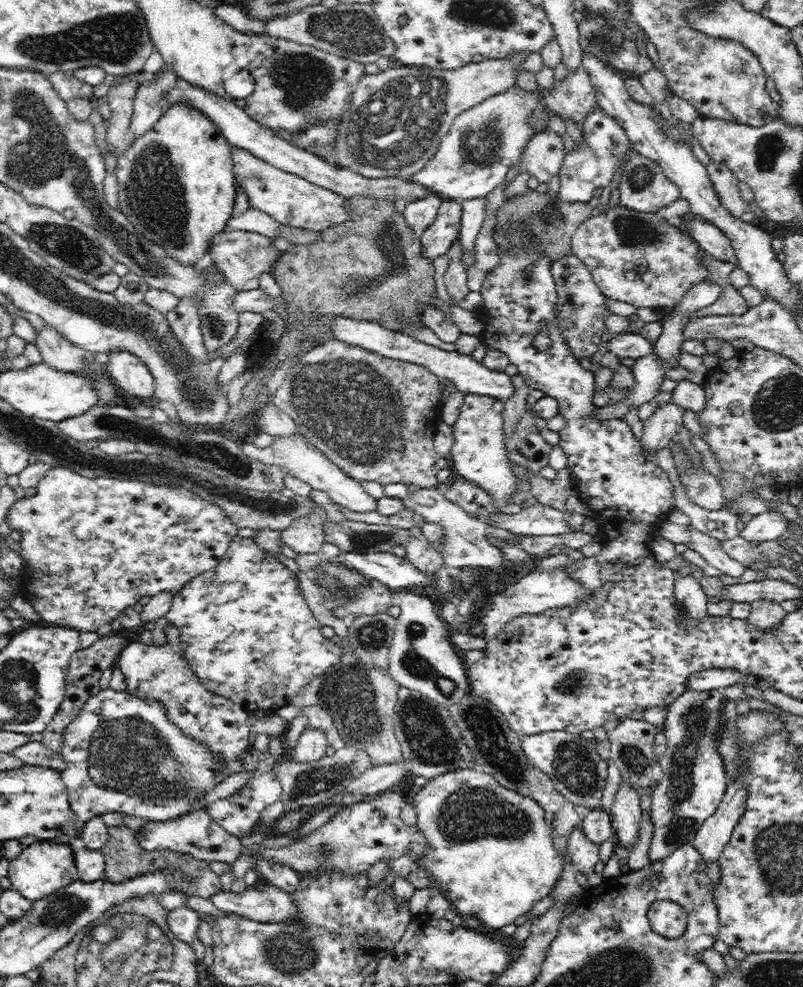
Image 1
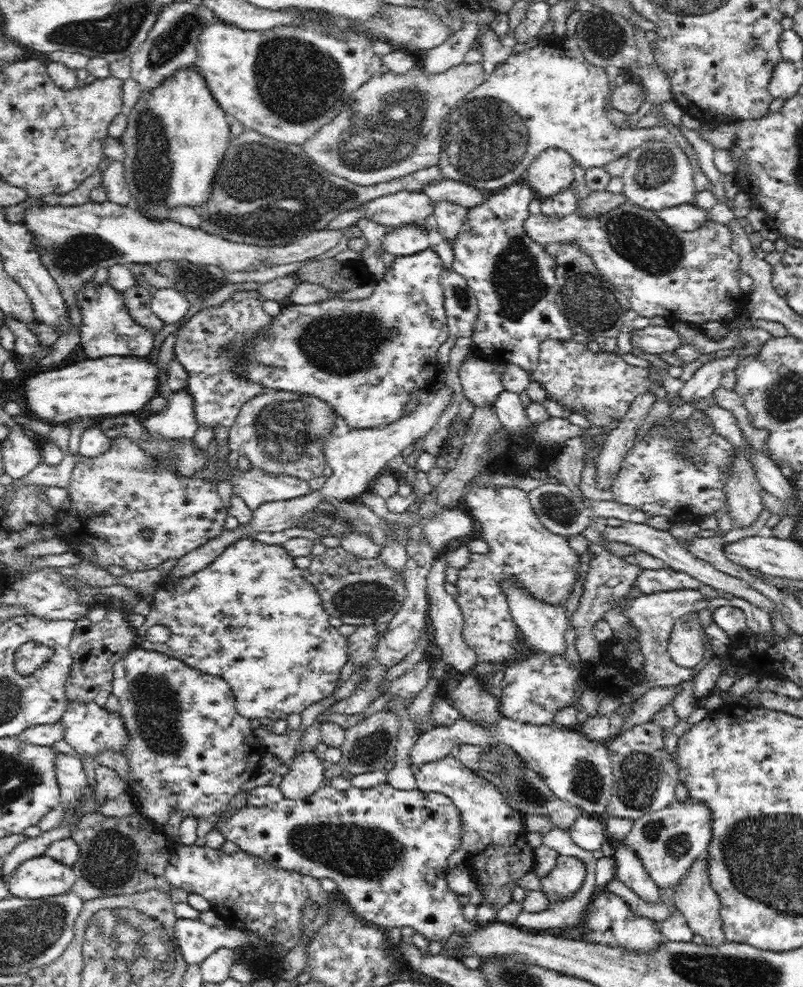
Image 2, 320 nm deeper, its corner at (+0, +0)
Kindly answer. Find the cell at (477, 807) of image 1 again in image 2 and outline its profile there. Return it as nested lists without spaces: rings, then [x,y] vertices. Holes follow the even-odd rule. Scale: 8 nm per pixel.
[[[451,754],[423,764],[415,773],[415,777],[420,791],[442,793],[454,801],[462,822],[462,838],[460,838],[459,848],[467,850],[469,854],[464,865],[474,871],[474,881],[478,889],[483,890],[486,895],[484,903],[493,905],[497,910],[506,906],[513,900],[511,892],[516,882],[527,872],[533,871],[535,850],[526,843],[528,831],[525,816],[520,810],[514,810],[508,805],[508,799],[498,791],[493,783],[466,767]]]

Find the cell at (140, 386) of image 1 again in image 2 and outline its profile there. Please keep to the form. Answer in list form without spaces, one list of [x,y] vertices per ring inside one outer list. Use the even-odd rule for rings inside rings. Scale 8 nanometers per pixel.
[[[90,280],[75,292],[77,306],[82,316],[80,344],[88,359],[100,359],[103,356],[138,356],[146,357],[152,352],[155,333],[139,325],[130,315],[123,292],[116,290],[108,283],[97,287]]]

